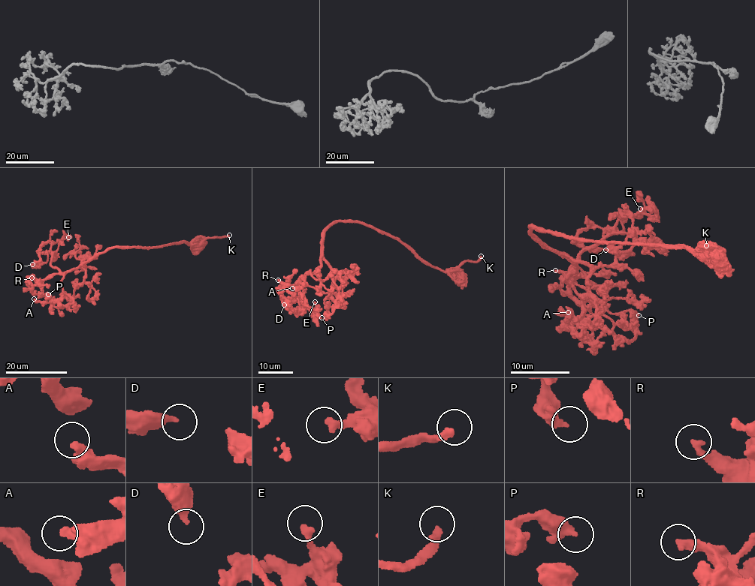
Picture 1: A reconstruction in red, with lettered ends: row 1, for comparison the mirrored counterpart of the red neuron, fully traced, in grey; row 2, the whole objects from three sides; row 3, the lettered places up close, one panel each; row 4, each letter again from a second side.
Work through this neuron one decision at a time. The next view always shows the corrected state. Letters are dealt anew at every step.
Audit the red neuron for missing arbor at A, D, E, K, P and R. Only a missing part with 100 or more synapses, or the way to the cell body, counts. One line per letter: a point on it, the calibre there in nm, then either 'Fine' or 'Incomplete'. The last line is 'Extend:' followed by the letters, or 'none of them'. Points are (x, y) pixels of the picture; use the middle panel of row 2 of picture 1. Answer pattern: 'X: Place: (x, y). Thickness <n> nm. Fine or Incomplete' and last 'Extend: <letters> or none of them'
A: Place: (292, 288). Thickness 400 nm. Fine
D: Place: (284, 305). Thickness 380 nm. Fine
E: Place: (315, 302). Thickness 300 nm. Fine
K: Place: (481, 256). Thickness 280 nm. Incomplete
P: Place: (321, 317). Thickness 360 nm. Fine
R: Place: (278, 280). Thickness 280 nm. Fine
Extend: K

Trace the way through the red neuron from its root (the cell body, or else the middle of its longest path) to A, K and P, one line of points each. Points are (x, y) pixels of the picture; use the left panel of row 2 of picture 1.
A: (118, 247), (108, 249), (65, 273), (61, 283), (61, 296), (53, 303), (41, 303), (34, 299)
K: (118, 247), (148, 247), (192, 242), (200, 237), (229, 235)
P: (118, 247), (108, 249), (66, 273), (54, 274), (43, 280), (40, 293), (48, 294)

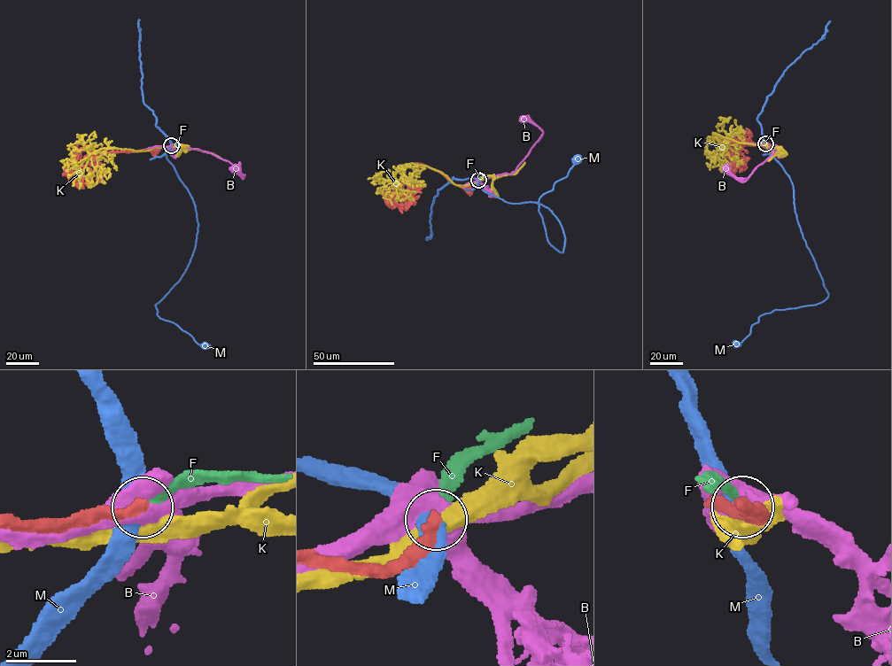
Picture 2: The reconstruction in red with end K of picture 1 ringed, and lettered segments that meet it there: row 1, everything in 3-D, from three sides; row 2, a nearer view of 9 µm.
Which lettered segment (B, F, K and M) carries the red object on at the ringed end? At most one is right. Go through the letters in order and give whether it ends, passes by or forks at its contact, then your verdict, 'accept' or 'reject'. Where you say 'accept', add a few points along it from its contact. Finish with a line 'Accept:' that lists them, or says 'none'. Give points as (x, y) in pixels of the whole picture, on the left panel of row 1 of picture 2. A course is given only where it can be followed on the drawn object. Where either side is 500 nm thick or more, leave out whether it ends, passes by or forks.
B: reject
F: it ends | accept
K: it passes by | reject
M: it passes by | reject
Accept: F

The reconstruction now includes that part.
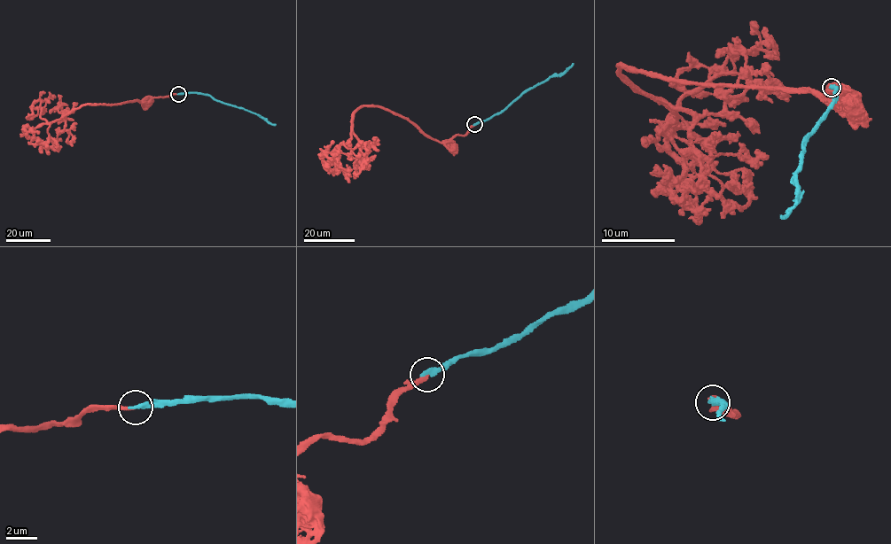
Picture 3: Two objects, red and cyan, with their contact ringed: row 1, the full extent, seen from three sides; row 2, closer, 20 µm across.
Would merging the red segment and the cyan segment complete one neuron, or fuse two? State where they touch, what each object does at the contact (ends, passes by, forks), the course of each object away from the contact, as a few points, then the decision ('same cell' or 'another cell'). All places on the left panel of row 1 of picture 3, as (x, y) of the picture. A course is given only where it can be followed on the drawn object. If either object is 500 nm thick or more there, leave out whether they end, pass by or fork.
place (178, 94); red ends; cyan ends; course red (178, 94), (108, 104), (85, 104), (49, 123), (39, 115), (40, 107), (31, 108), (31, 114), (27, 117); course cyan (178, 94), (207, 94), (219, 101), (250, 111), (276, 125); same cell

